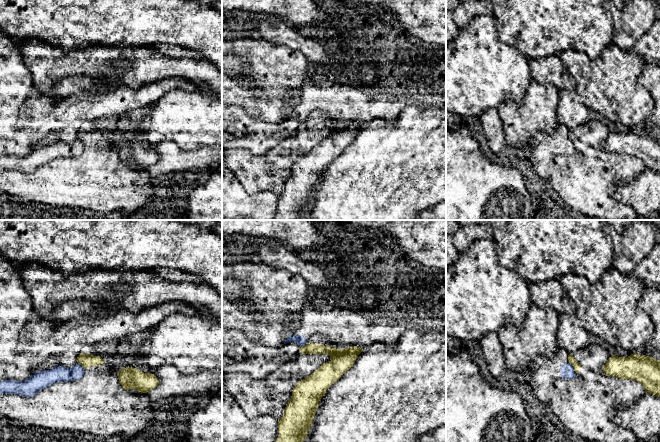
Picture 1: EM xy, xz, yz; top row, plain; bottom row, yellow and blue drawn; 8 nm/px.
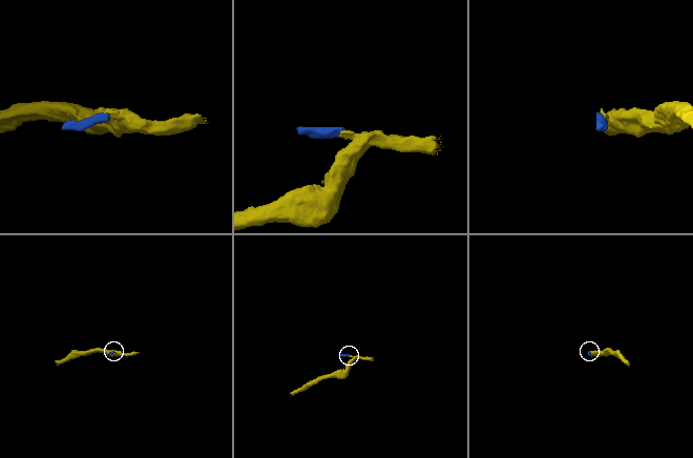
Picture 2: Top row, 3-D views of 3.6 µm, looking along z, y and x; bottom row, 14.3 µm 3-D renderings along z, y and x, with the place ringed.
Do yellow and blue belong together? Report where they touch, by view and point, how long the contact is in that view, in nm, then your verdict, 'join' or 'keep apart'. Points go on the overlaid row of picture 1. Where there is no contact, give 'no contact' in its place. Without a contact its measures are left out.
yz (573, 367) | 120 nm | keep apart

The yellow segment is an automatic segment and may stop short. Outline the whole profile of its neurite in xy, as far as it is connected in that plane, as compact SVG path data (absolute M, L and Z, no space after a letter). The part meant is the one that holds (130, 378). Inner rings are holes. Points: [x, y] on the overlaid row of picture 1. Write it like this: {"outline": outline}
{"outline": "M126 367L117 373L120 384L127 391L135 389L141 393L147 393L159 384L159 380L154 374L144 373L133 367Z"}

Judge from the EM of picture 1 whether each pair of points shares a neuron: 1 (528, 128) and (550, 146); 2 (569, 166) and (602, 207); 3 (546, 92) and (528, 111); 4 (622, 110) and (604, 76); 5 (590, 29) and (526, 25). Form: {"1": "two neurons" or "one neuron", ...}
{"1": "two neurons", "2": "one neuron", "3": "one neuron", "4": "one neuron", "5": "one neuron"}

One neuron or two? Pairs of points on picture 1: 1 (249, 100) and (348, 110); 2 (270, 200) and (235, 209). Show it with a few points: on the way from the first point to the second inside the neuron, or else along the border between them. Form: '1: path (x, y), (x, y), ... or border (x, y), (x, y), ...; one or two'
1: border (301, 86), (299, 88), (299, 101), (287, 111); two
2: path (261, 207), (259, 209), (244, 209); one

